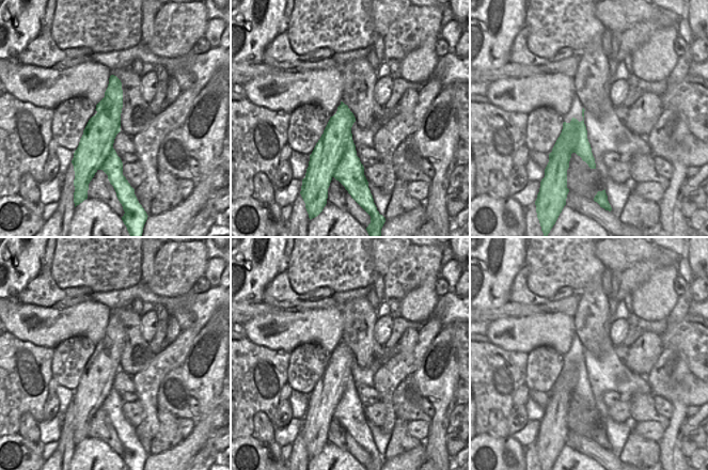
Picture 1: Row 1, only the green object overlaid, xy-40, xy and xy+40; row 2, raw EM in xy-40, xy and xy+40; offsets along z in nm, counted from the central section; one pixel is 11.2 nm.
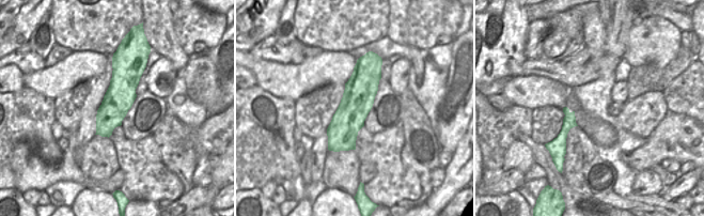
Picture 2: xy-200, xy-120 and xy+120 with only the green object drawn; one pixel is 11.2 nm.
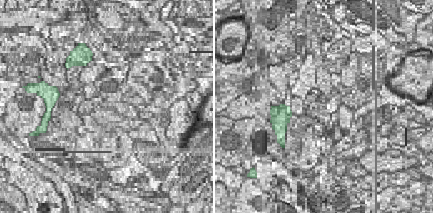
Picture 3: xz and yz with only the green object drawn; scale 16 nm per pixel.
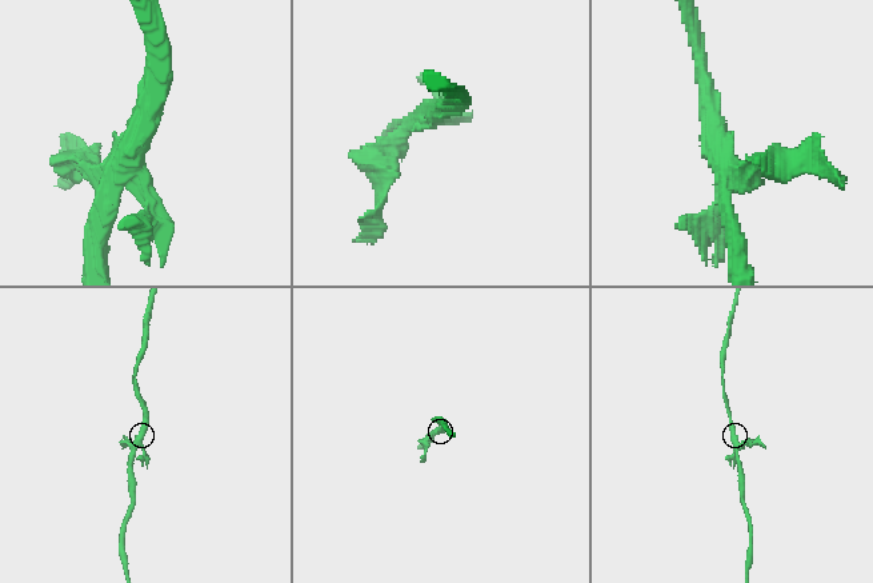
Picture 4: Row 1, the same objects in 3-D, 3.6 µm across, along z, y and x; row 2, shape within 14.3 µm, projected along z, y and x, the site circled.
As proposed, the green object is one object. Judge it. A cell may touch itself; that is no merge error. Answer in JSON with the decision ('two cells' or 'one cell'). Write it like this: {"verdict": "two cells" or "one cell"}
{"verdict": "two cells"}

